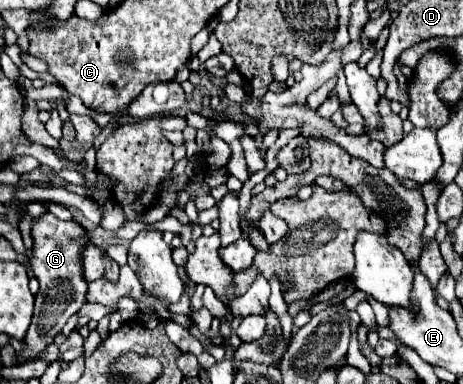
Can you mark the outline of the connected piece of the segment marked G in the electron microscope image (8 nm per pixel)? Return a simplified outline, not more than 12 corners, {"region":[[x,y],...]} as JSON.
{"region":[[34,221],[40,281],[18,365],[38,357],[86,303],[76,221]]}

